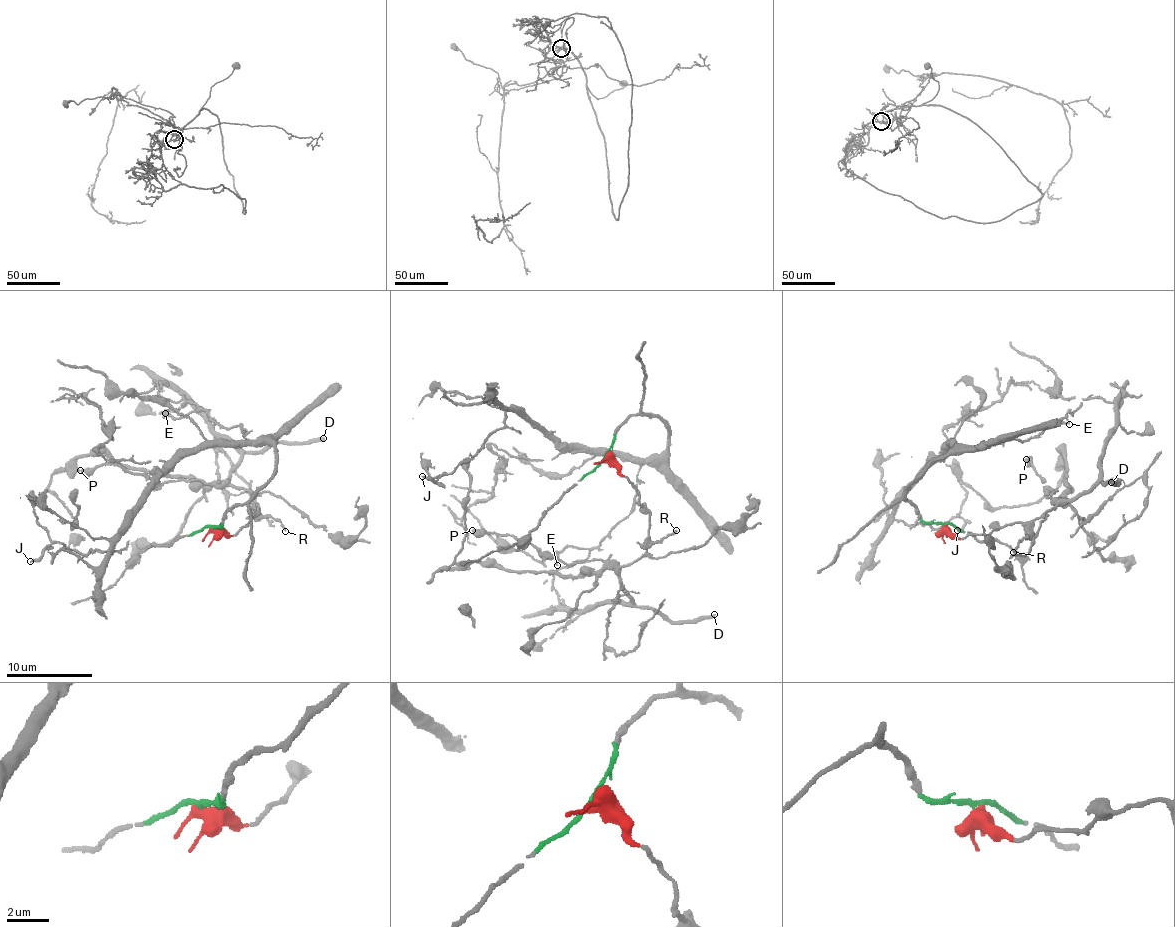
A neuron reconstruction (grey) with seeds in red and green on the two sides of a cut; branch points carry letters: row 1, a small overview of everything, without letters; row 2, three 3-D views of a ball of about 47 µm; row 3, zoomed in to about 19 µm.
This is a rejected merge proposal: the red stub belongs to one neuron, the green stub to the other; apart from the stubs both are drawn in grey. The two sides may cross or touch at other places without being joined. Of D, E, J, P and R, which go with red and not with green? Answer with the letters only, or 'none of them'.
D, P, R

